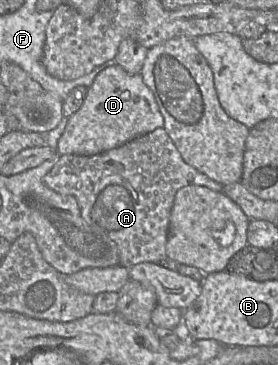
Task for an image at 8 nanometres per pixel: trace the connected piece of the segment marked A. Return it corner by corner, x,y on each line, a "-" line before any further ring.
163,127
101,154
61,155
43,182
61,195
75,197
84,221
115,242
119,265
128,269
142,262
161,264
167,258
170,216
180,188
200,185
223,191
222,184
184,161

